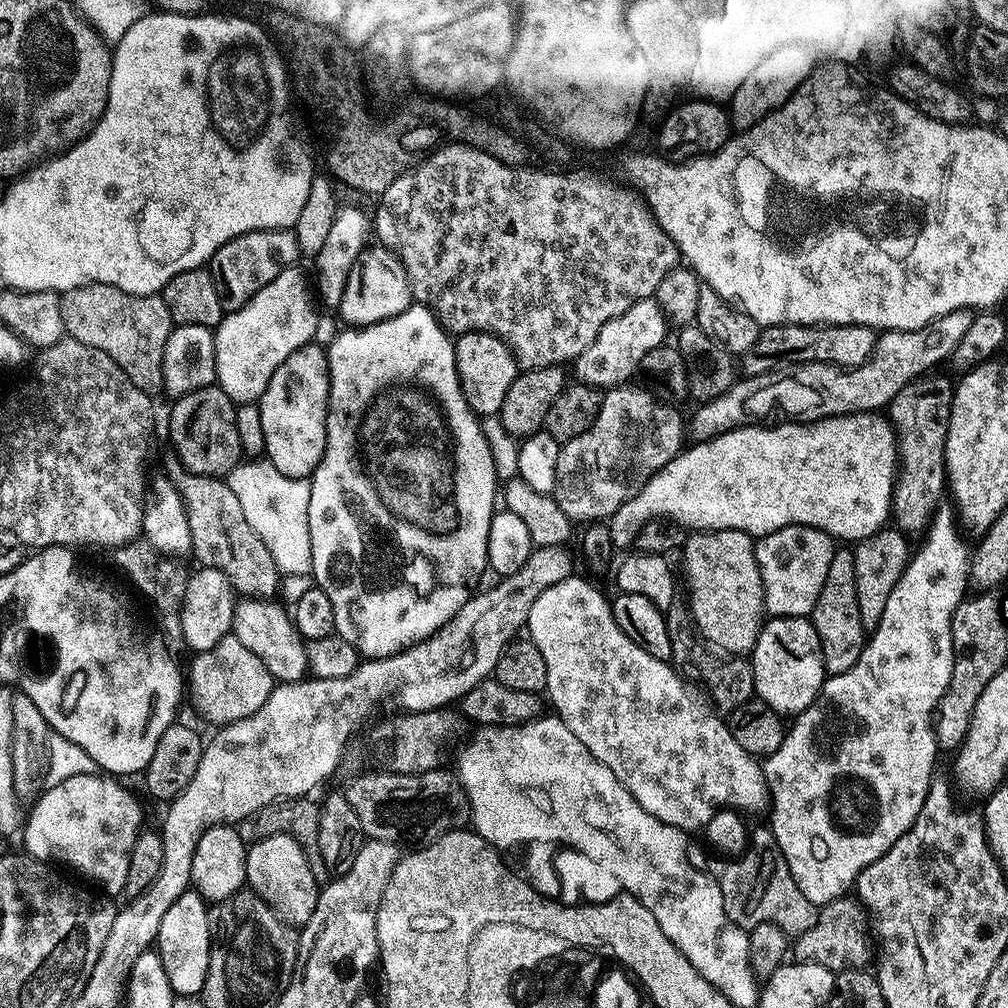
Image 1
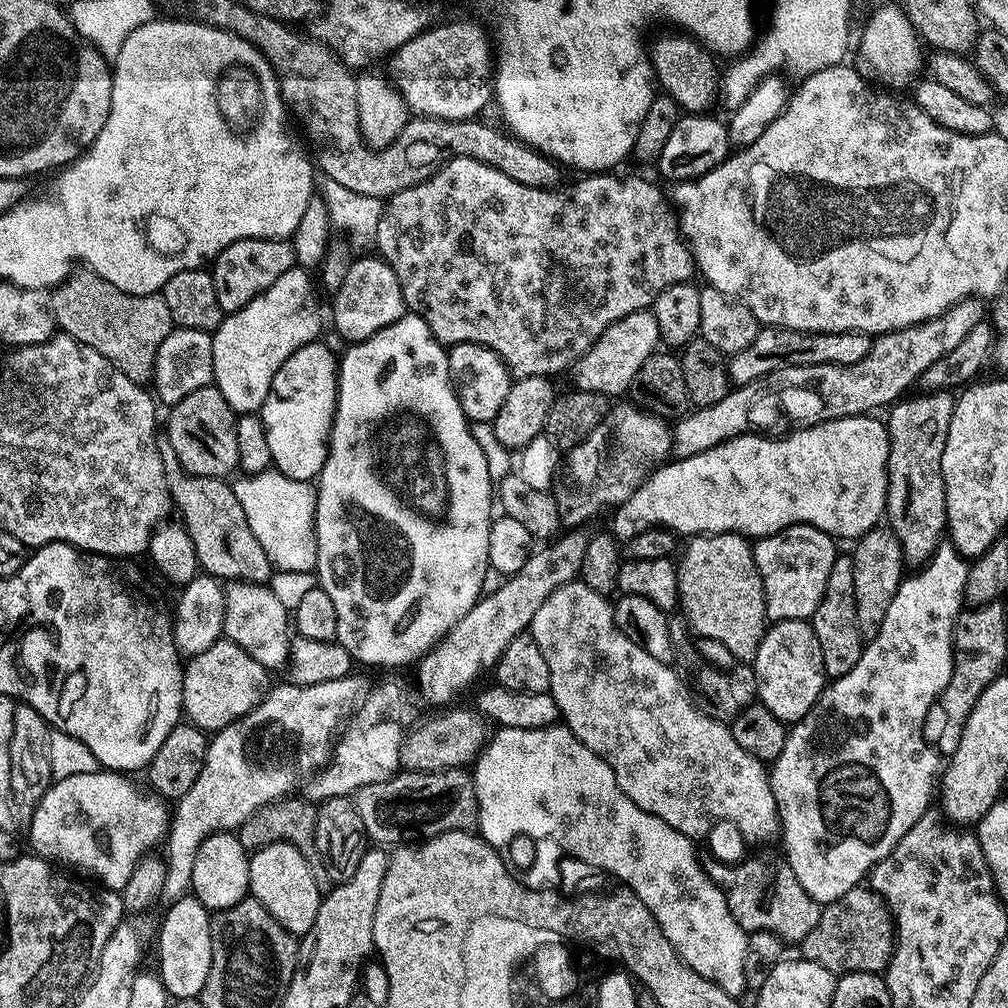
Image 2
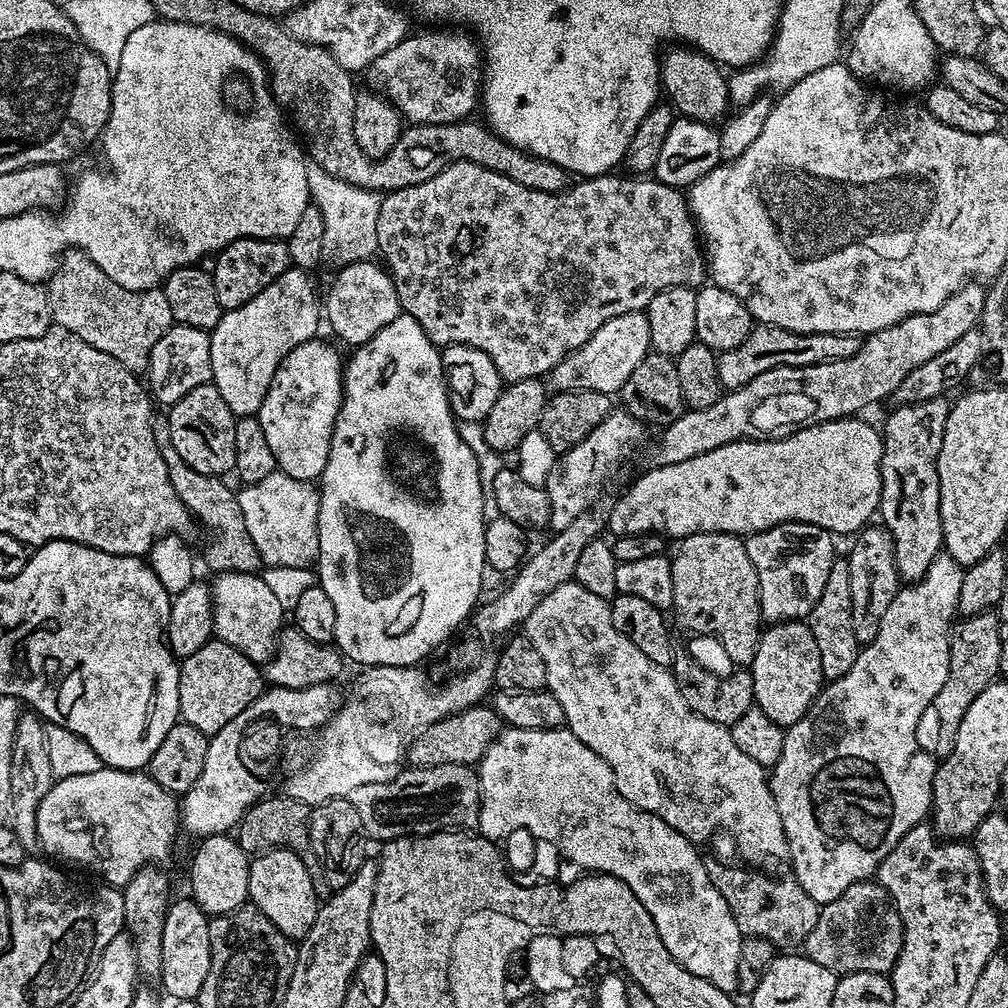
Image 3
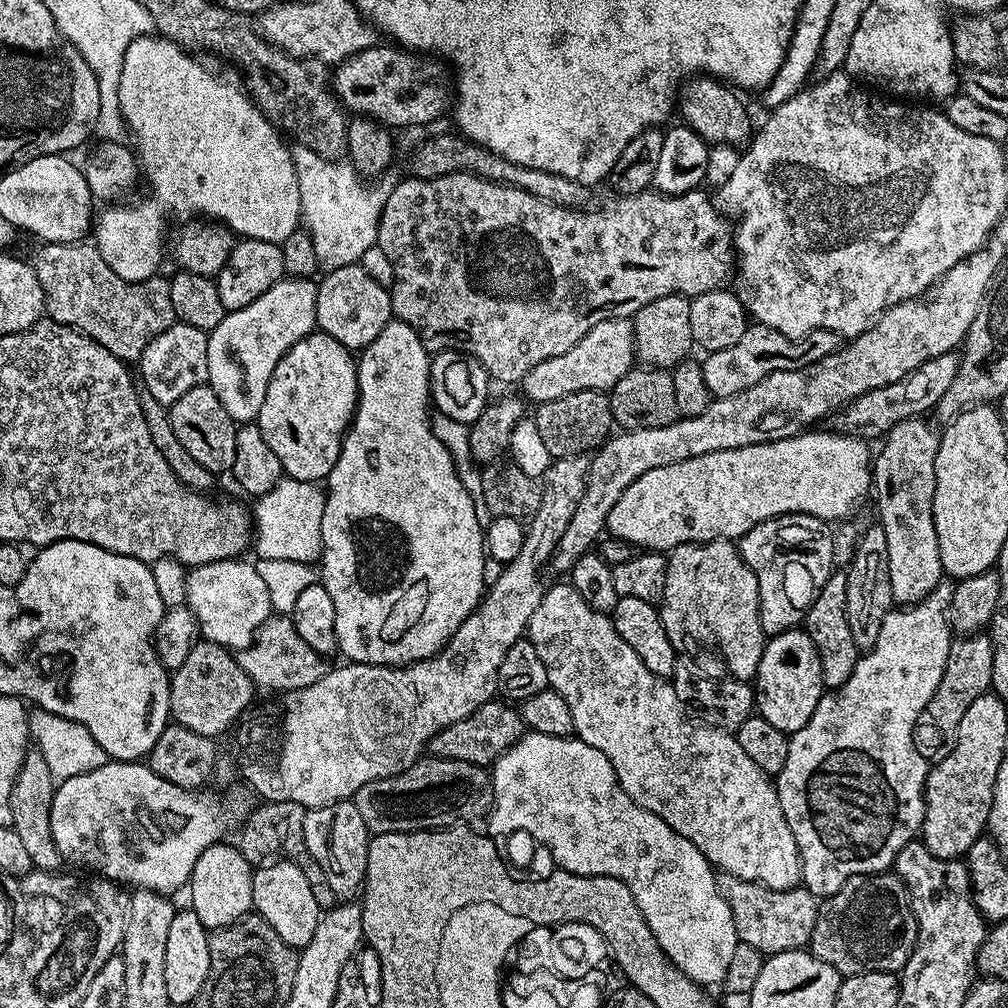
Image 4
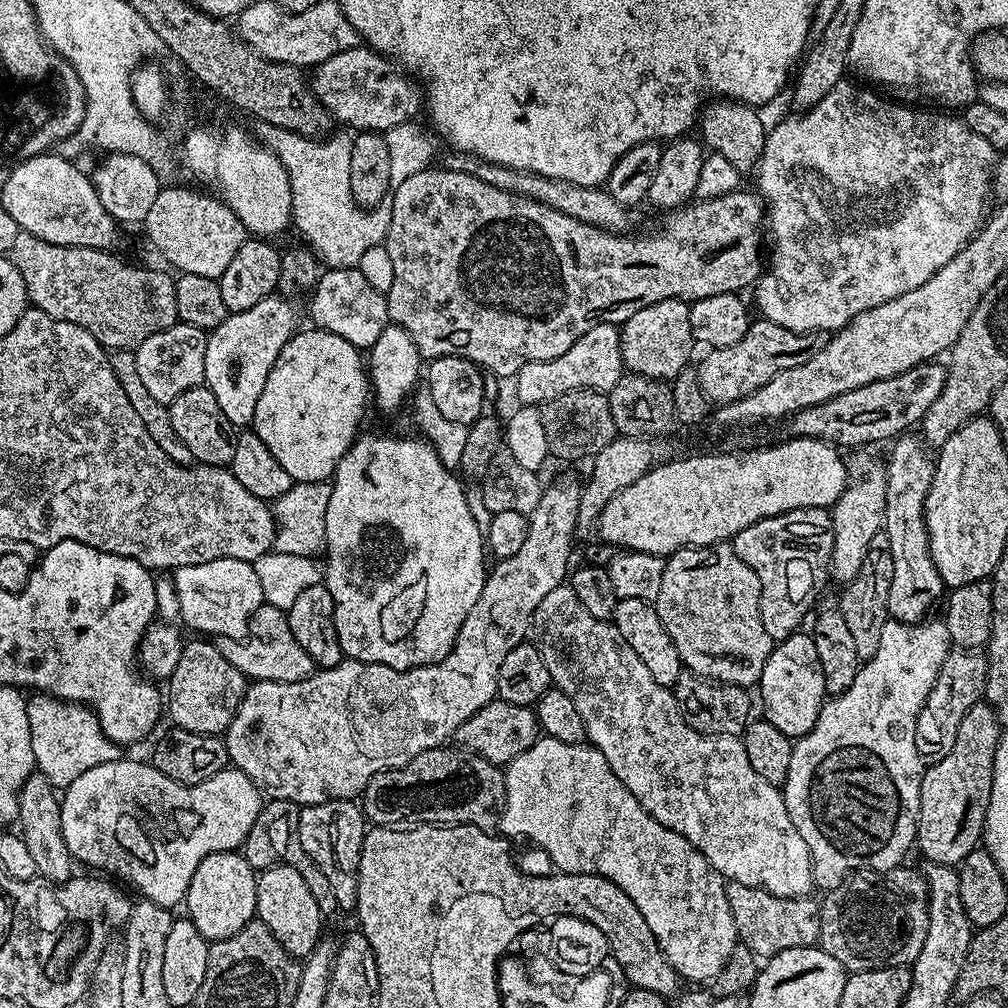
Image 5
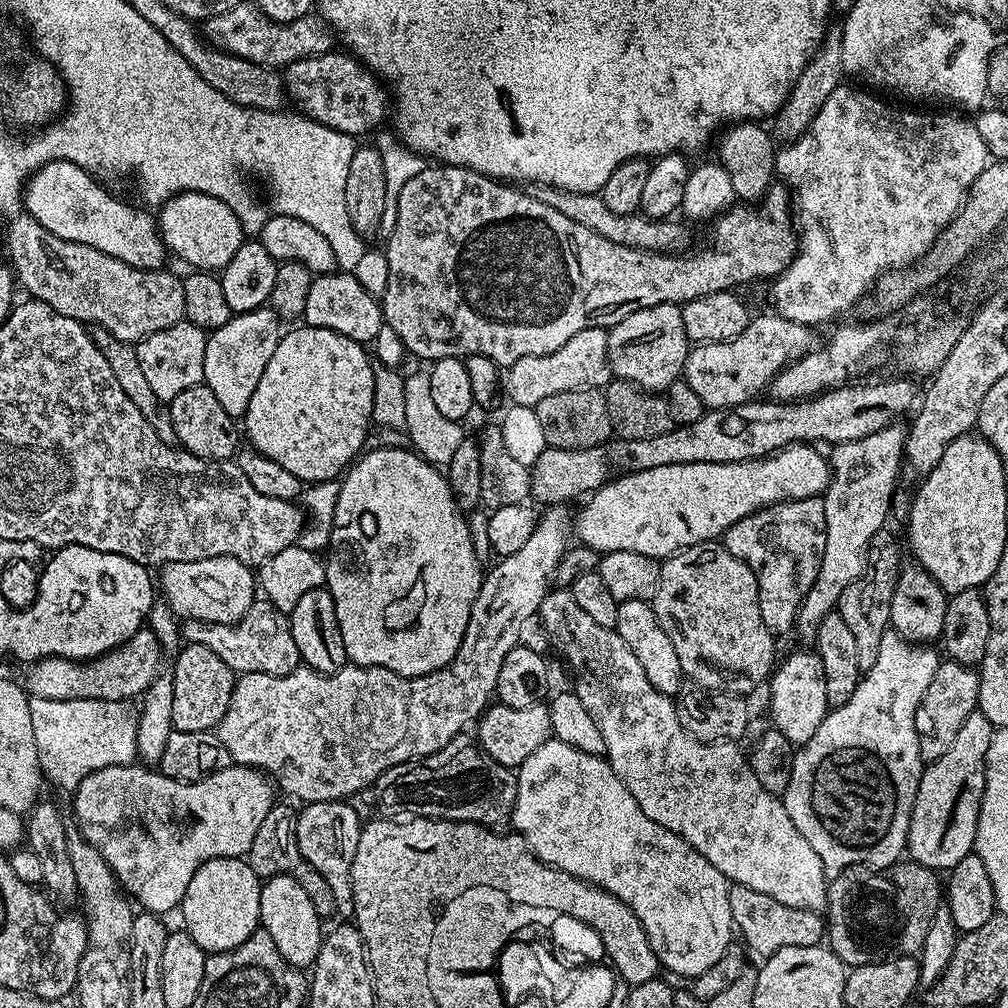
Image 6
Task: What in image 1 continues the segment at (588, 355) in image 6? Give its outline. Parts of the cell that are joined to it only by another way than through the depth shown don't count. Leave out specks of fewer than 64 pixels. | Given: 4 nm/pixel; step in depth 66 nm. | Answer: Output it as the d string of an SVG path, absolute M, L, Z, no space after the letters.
M655 298L634 302L626 314L618 314L618 318L610 318L606 326L582 350L582 354L574 361L574 368L578 372L577 379L581 384L593 384L598 389L607 390L618 388L622 384L627 384L633 379L632 375L640 372L640 363L650 350L654 350L660 344L665 343L664 336L670 329L670 320L665 313L663 306Z

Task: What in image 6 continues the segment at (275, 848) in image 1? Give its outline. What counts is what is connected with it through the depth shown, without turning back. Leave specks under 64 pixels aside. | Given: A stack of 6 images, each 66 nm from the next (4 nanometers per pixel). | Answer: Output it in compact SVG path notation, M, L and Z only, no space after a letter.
M270 876L260 885L260 928L274 938L274 946L278 946L278 954L290 962L290 966L301 970L311 969L318 958L320 944L325 933L320 932L322 917L314 910L314 902L289 876Z

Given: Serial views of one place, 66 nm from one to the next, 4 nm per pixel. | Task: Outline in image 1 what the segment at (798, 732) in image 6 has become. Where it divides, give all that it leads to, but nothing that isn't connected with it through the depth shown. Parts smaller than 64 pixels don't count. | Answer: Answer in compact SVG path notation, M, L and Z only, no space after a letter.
M777 616L769 619L750 653L755 695L775 712L799 714L816 701L826 679L822 642L807 616Z

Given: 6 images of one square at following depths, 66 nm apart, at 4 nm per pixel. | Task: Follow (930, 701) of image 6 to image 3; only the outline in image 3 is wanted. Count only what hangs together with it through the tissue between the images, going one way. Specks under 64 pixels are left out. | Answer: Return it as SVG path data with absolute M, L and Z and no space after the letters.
M990 611L977 616L963 617L953 627L948 645L950 666L946 682L942 682L942 690L934 694L934 702L930 702L926 710L922 710L922 718L918 718L916 731L918 746L922 746L922 750L926 750L926 754L934 758L943 758L951 754L954 742L958 738L958 726L962 726L962 717L966 715L966 710L970 710L974 698L978 698L978 694L982 694L986 686L997 683L1001 675L1002 634L999 615Z

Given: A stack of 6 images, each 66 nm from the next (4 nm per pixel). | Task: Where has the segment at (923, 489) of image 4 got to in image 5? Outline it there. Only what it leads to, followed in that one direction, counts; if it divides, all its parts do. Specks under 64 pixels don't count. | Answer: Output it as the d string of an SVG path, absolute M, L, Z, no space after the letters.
M901 434L891 441L892 449L888 452L888 460L884 464L886 470L886 514L882 531L890 538L890 558L894 558L894 574L890 578L890 594L888 595L888 614L891 619L900 620L903 624L919 624L929 619L936 599L945 595L946 589L942 574L938 574L938 566L934 566L934 558L928 545L928 531L924 507L926 494L930 494L930 482L934 478L934 460L923 439L916 434Z

